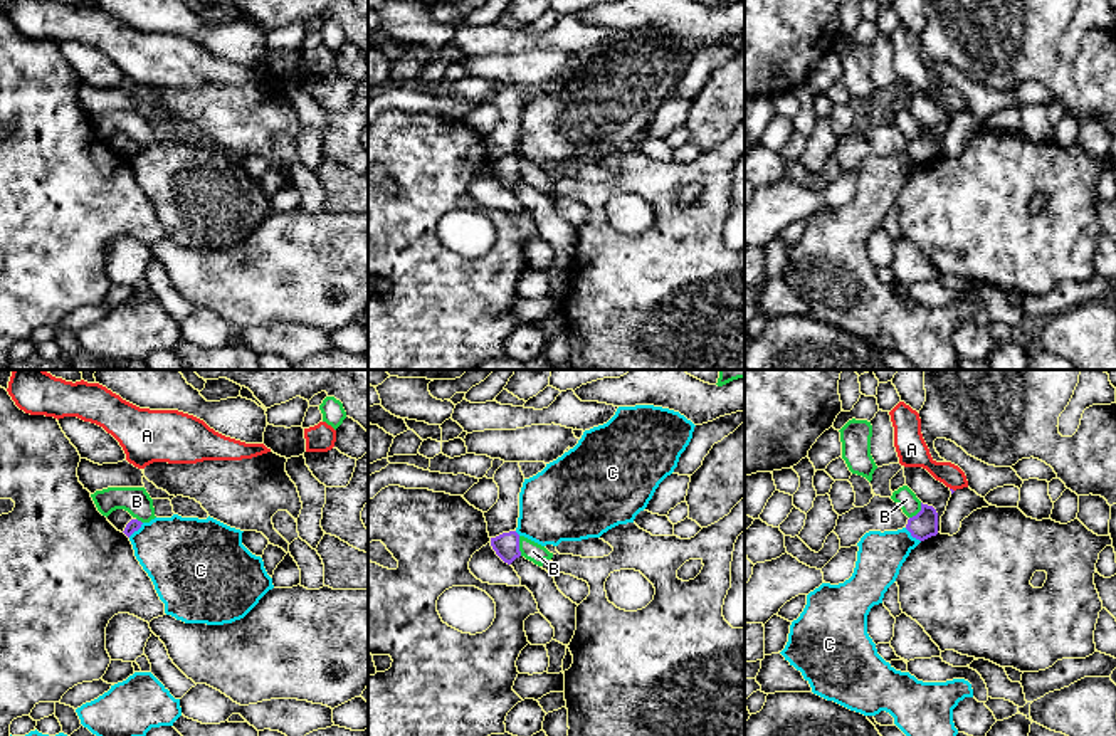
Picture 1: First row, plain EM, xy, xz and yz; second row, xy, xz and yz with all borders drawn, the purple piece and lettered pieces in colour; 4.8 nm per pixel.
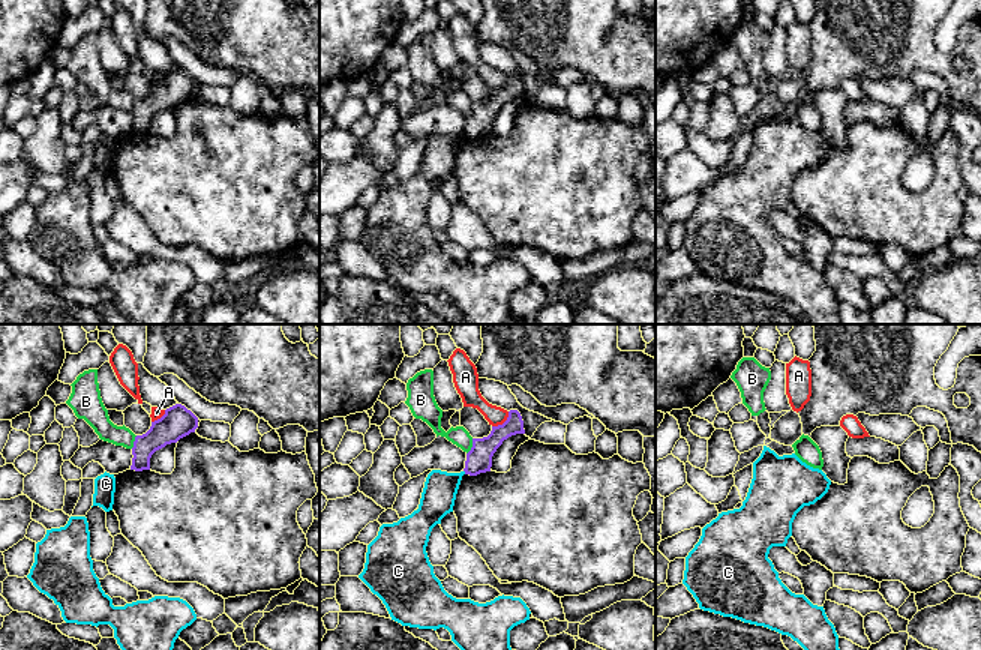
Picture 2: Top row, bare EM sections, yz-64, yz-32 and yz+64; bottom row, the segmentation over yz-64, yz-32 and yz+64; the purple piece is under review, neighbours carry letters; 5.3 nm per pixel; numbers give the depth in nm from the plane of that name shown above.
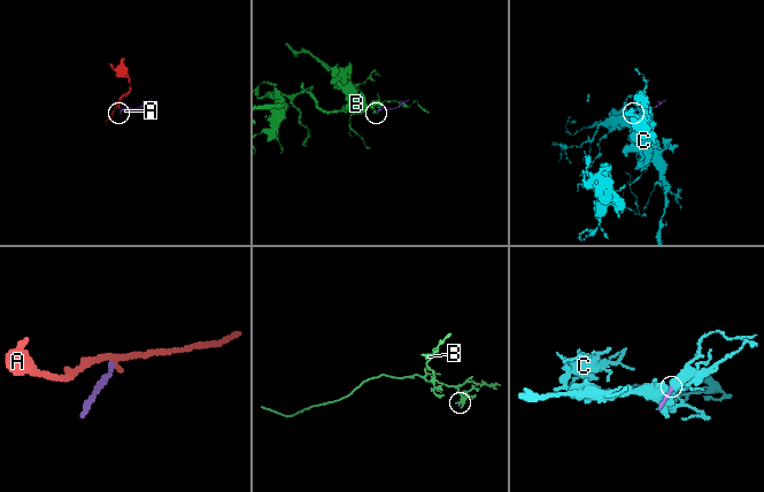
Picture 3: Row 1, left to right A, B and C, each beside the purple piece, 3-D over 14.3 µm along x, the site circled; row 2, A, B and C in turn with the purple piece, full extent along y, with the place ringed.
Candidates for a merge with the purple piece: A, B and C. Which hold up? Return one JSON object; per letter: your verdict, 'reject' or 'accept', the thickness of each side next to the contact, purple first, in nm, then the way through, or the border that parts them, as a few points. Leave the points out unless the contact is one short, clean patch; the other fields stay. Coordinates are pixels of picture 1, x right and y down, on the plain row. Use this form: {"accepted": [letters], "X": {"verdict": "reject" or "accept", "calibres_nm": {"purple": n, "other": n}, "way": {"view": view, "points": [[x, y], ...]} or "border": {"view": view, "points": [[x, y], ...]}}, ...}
{"accepted": [], "A": {"verdict": "reject", "calibres_nm": {"purple": 20, "other": 140}, "border": {"view": "yz", "points": [[950, 111], [953, 115]]}}, "B": {"verdict": "reject", "calibres_nm": {"purple": 120, "other": 90}, "border": {"view": "xz", "points": [[518, 160], [521, 178]]}}, "C": {"verdict": "reject", "calibres_nm": {"purple": 130, "other": 220}, "border": {"view": "yz", "points": [[905, 152], [920, 165]]}}}

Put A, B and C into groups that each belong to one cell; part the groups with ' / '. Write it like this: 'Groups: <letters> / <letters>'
Groups: A / B / C

